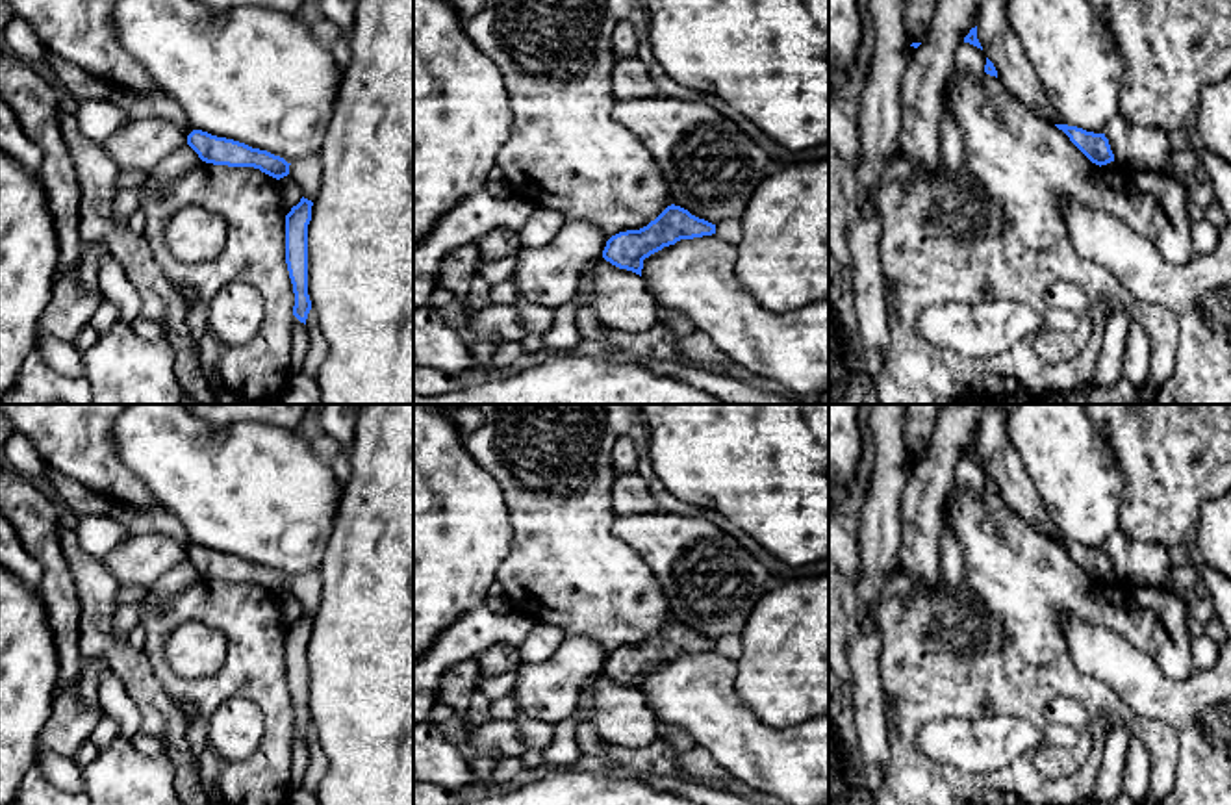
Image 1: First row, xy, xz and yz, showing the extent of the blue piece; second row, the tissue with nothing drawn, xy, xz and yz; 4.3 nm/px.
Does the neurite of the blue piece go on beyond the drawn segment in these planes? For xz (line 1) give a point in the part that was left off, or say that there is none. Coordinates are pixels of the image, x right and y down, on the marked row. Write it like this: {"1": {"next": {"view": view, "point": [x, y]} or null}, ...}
{"1": {"next": null}}

